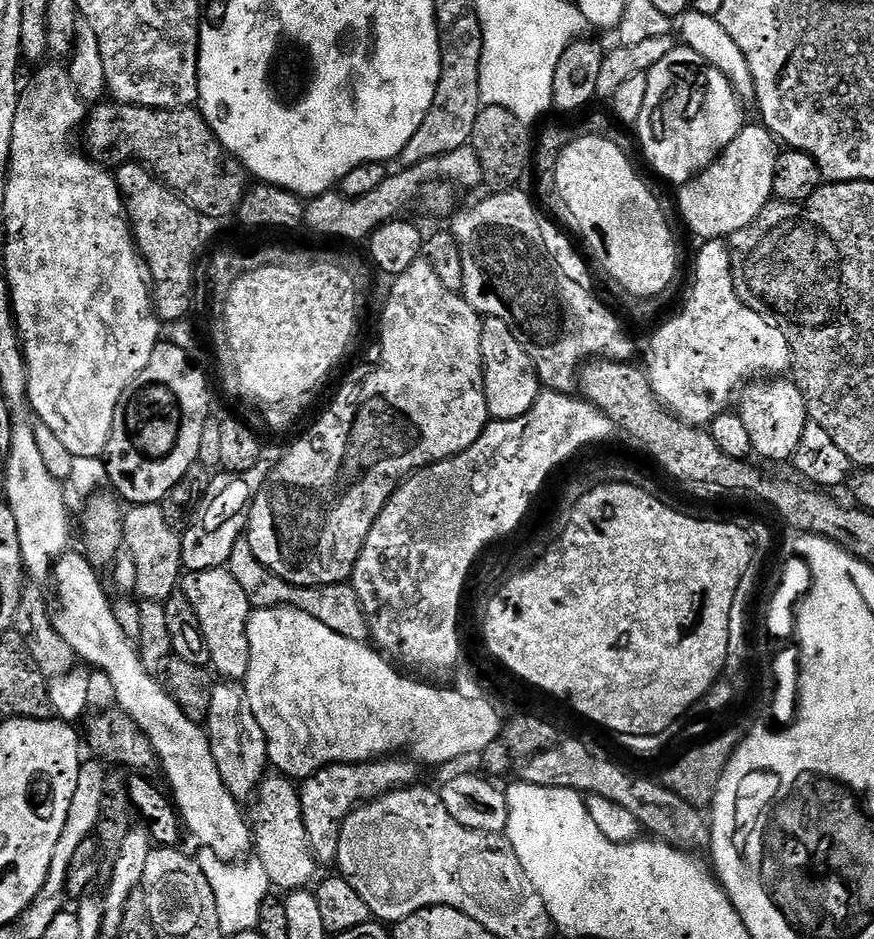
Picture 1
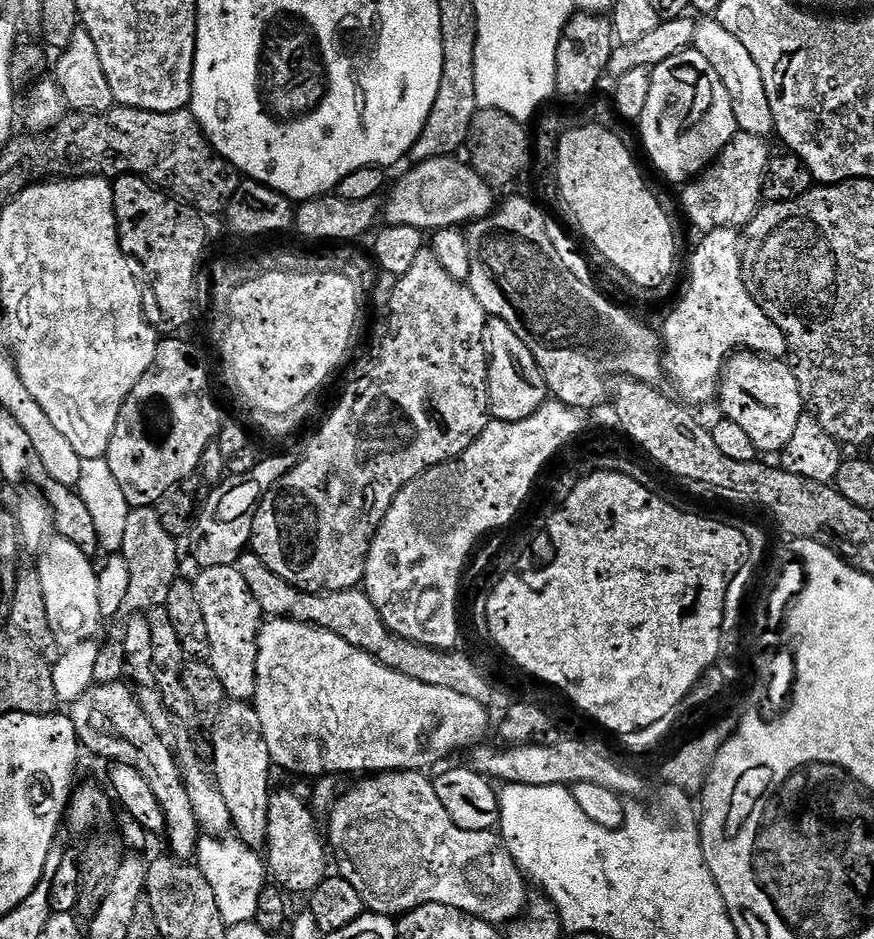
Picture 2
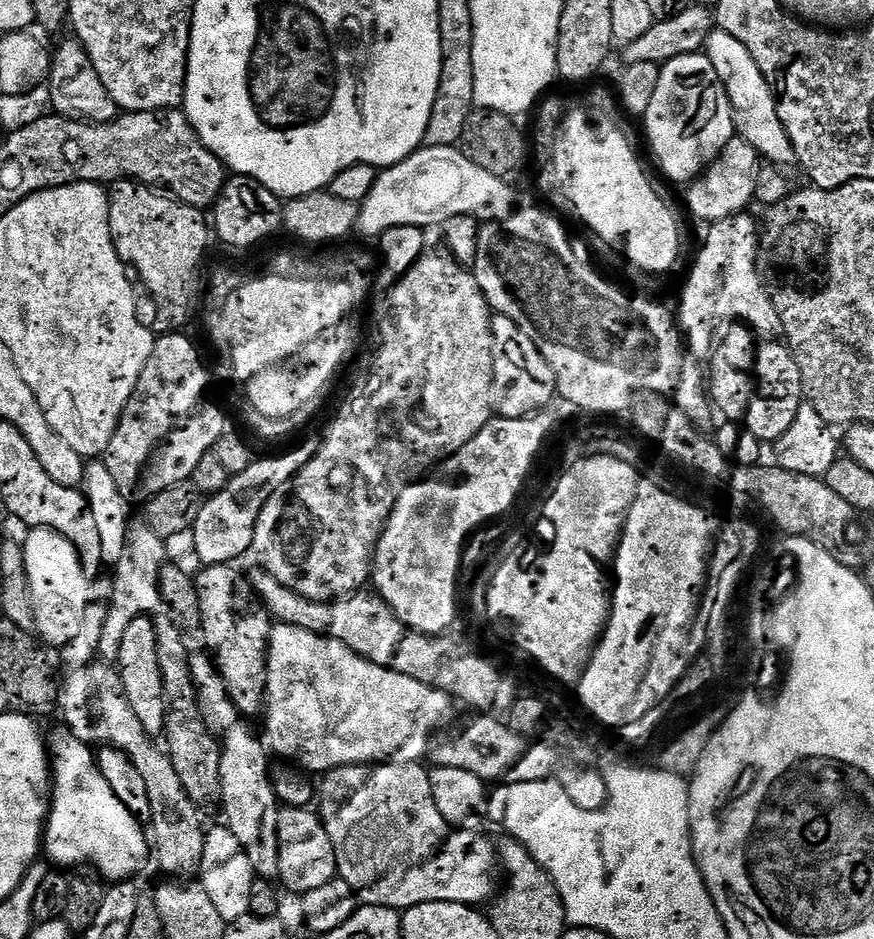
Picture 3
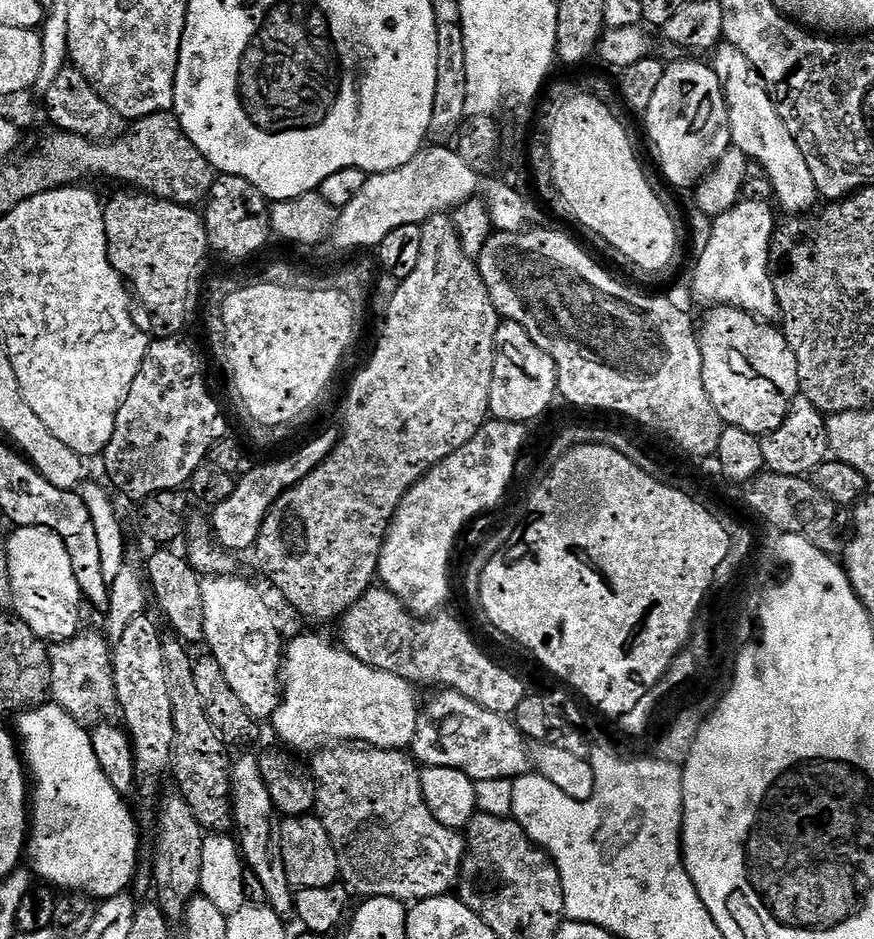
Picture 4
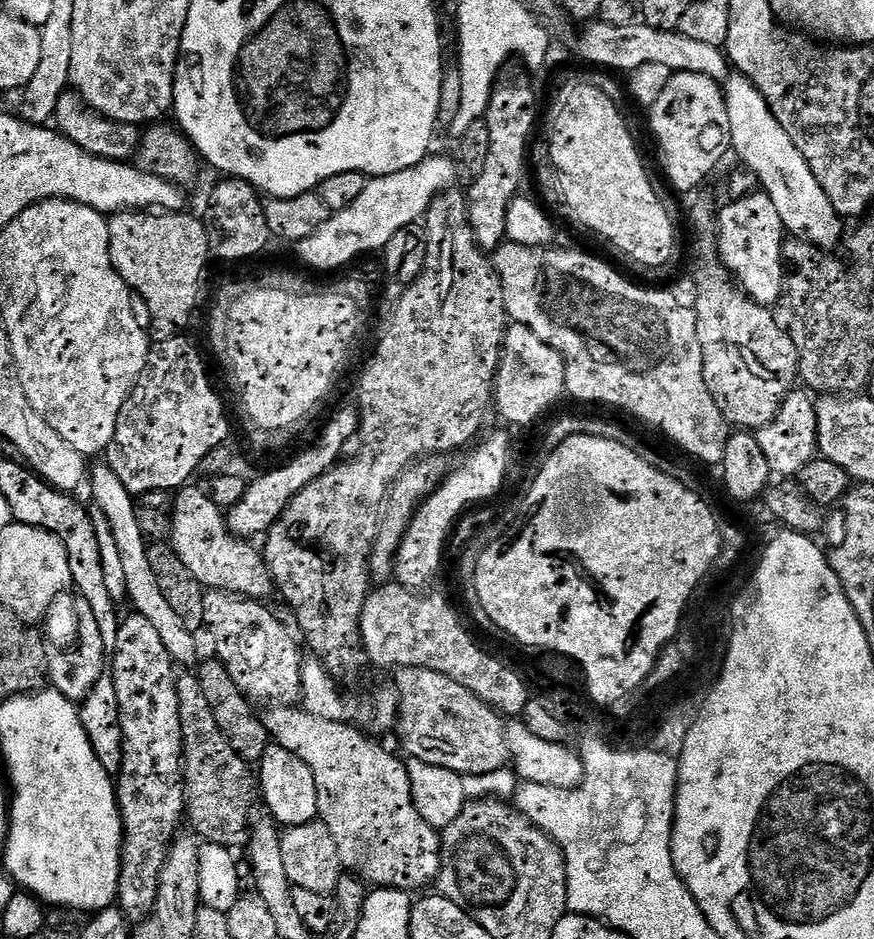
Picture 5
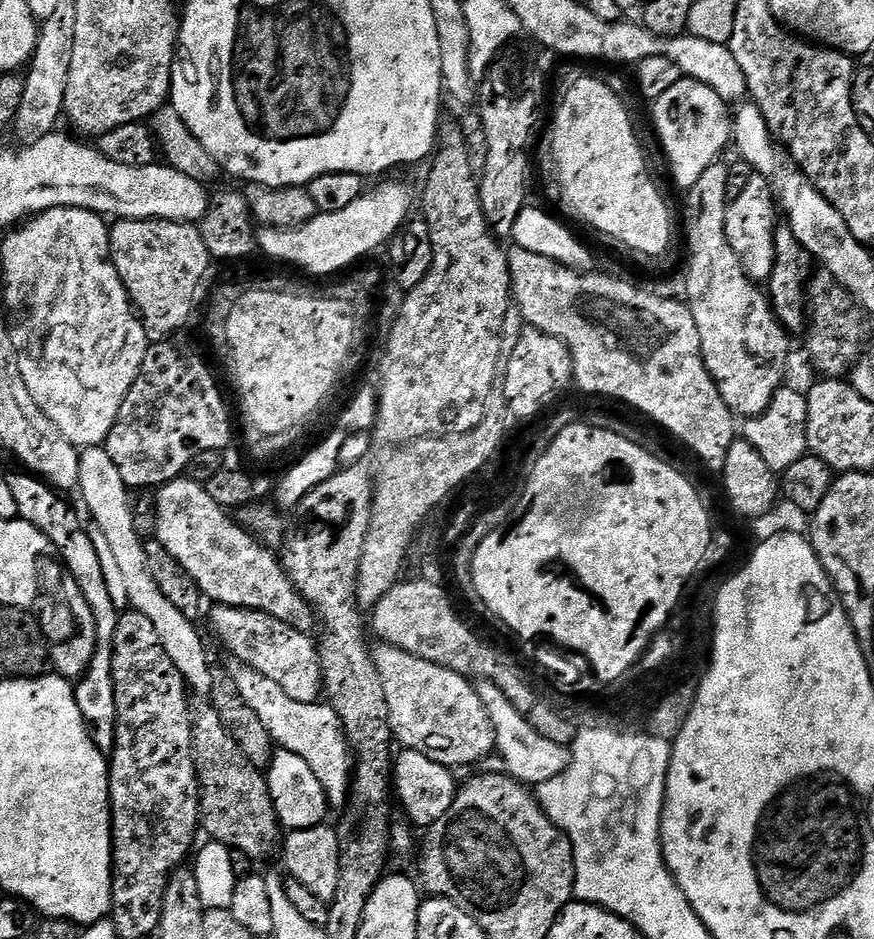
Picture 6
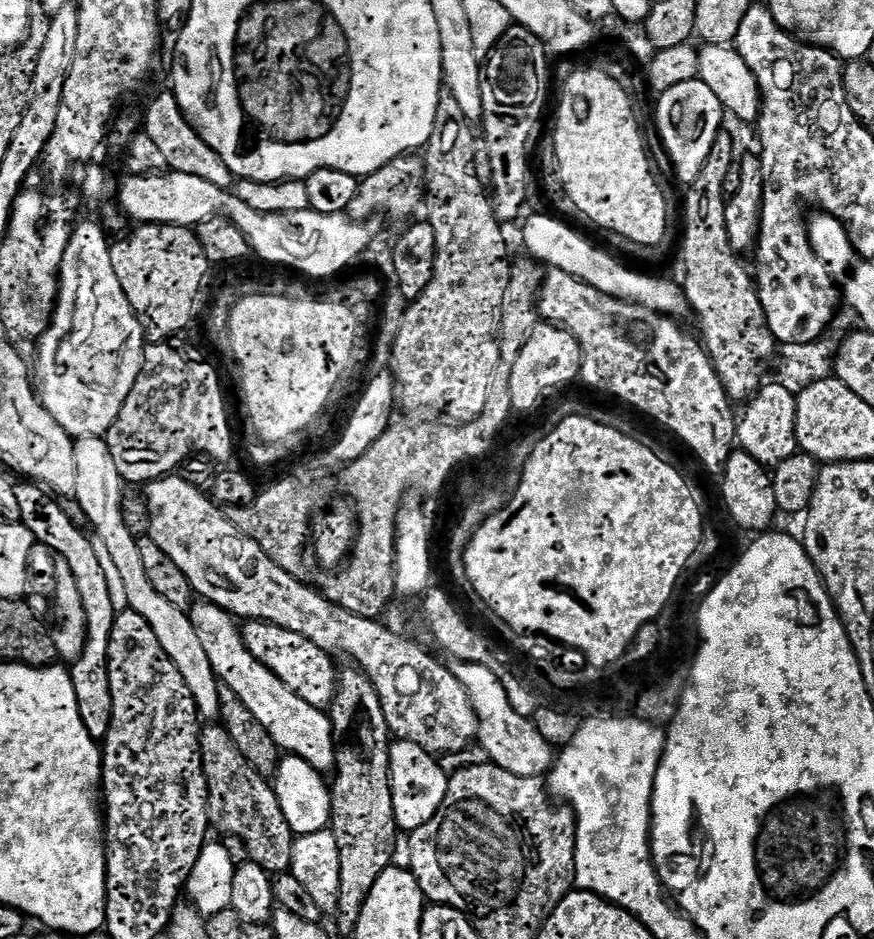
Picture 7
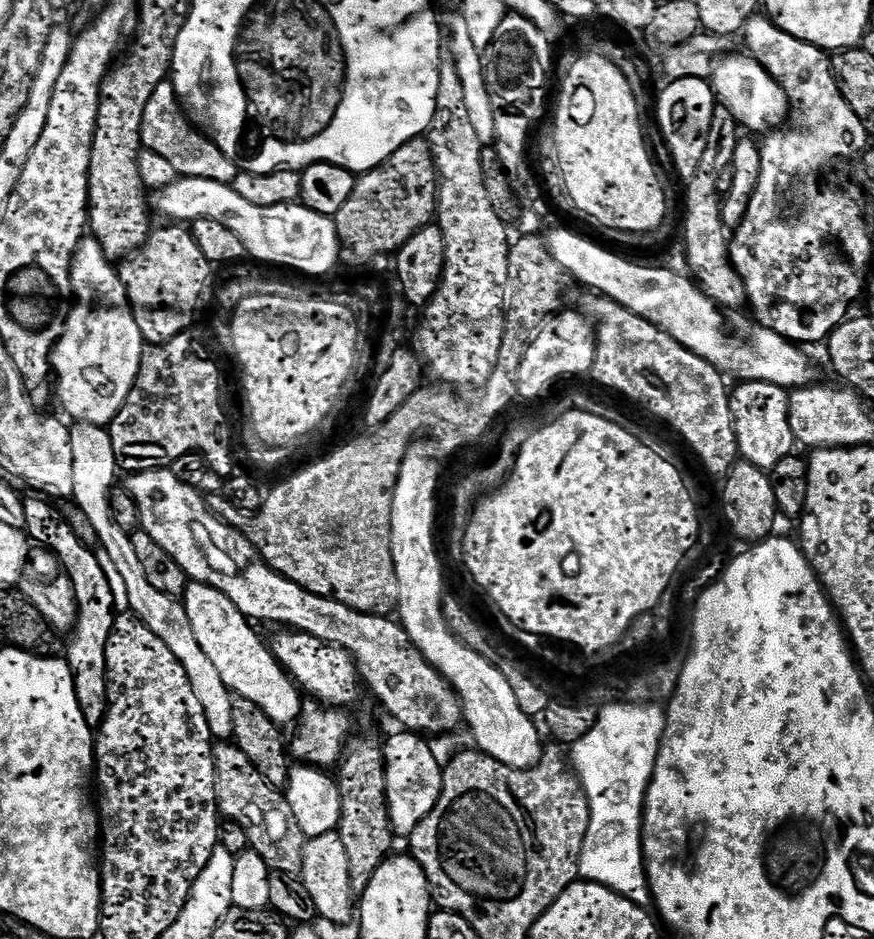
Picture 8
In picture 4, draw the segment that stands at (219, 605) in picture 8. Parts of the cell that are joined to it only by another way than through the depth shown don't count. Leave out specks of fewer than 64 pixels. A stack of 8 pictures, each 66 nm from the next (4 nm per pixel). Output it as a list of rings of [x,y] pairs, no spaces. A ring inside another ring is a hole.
[[[328,746],[315,753],[311,775],[316,787],[315,815],[320,817],[338,854],[343,883],[360,898],[385,896],[405,902],[447,896],[464,864],[466,840],[459,831],[442,826],[426,804],[417,761],[404,750],[367,746]]]

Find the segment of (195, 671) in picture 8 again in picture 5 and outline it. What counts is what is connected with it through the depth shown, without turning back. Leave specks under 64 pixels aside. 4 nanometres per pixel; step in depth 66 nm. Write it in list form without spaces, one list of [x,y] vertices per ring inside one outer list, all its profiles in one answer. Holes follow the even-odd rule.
[[[105,474],[105,476],[93,478],[92,496],[96,499],[94,500],[95,507],[104,512],[106,518],[109,519],[110,528],[113,530],[125,574],[127,599],[136,607],[133,609],[142,618],[147,618],[154,626],[154,630],[158,630],[158,635],[162,637],[162,646],[166,646],[166,650],[177,665],[192,663],[195,665],[197,663],[197,637],[186,626],[182,626],[182,618],[178,618],[178,614],[174,614],[170,602],[166,602],[162,590],[158,590],[158,582],[154,579],[154,569],[150,567],[150,558],[148,557],[150,544],[142,534],[142,530],[138,530],[138,514],[132,493],[126,490],[126,486],[122,486],[122,482],[117,476]]]

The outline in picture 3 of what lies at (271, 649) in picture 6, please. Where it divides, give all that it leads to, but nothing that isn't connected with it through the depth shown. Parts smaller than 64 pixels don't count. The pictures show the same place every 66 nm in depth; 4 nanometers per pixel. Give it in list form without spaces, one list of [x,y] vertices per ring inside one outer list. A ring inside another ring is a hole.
[[[209,564],[199,569],[200,573],[195,573],[196,589],[198,598],[202,606],[202,622],[206,630],[208,648],[216,661],[217,668],[220,669],[222,678],[230,690],[230,698],[236,704],[236,709],[245,717],[261,715],[266,704],[264,695],[264,683],[268,673],[268,641],[272,638],[273,621],[267,612],[257,610],[257,612],[244,612],[241,616],[236,616],[236,596],[249,595],[250,588],[245,583],[246,576],[239,572],[232,564]]]

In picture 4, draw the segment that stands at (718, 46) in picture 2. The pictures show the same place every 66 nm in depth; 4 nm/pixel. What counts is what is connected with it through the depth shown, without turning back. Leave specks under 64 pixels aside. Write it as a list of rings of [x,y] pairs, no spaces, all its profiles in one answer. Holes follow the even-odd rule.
[[[721,43],[715,49],[715,56],[714,67],[724,86],[724,101],[728,107],[734,147],[745,152],[751,163],[760,164],[762,170],[766,170],[772,183],[775,203],[780,203],[788,214],[804,214],[815,209],[818,193],[814,186],[814,174],[810,174],[810,166],[806,166],[806,158],[802,150],[798,150],[794,134],[786,130],[786,122],[782,122],[776,109],[776,101],[773,100],[771,91],[765,87],[760,71],[733,44]]]

